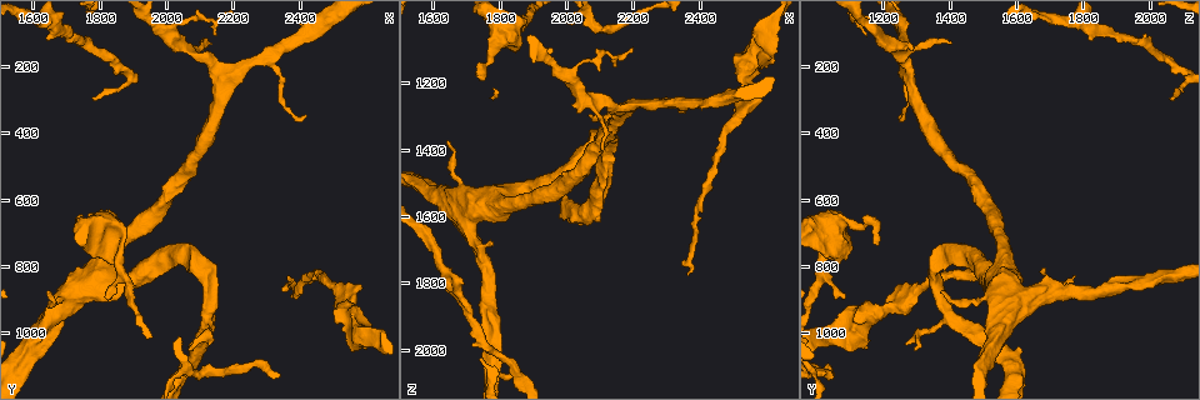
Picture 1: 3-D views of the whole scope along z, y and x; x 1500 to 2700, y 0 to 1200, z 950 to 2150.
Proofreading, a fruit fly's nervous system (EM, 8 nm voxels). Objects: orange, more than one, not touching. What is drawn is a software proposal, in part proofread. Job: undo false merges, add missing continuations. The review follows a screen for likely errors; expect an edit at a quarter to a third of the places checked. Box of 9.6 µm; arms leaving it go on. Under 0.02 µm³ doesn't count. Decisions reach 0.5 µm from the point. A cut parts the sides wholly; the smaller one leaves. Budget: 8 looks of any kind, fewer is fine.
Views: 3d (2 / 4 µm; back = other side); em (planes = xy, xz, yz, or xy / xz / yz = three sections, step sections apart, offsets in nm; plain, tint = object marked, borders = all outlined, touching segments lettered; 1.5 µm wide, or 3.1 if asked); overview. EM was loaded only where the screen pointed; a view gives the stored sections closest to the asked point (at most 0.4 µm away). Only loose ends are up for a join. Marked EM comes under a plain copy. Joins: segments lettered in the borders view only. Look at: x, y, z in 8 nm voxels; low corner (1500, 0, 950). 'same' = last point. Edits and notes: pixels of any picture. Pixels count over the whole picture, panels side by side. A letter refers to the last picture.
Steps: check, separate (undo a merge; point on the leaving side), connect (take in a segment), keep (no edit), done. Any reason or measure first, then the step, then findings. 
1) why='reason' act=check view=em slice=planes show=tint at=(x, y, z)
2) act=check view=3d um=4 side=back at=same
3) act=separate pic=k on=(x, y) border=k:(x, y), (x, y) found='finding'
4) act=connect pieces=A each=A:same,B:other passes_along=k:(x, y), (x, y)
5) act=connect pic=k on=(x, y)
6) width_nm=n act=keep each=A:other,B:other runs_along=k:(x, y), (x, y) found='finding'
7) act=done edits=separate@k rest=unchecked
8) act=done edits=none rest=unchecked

act=check view=em slice=planes show=borders at=(2420, 350, 1250)

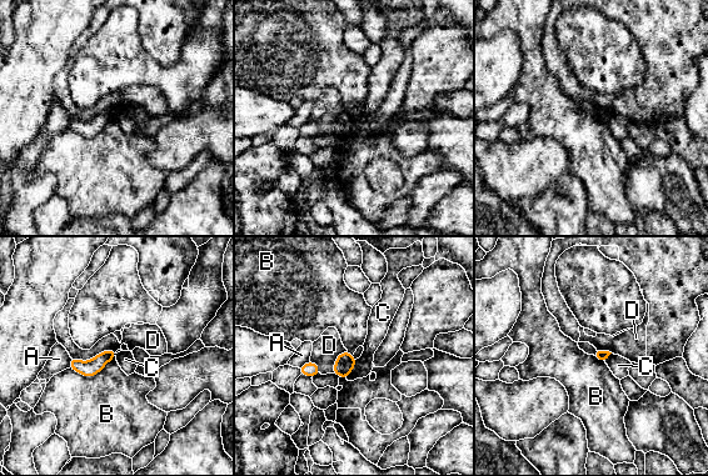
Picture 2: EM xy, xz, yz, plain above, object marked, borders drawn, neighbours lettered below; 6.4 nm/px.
act=keep each=A:other,B:other,C:other,D:other found='no lettered segment goes on from it'

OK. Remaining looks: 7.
why='branch stops here' act=check view=3d um=2 side=back at=(1820, 900, 1090)

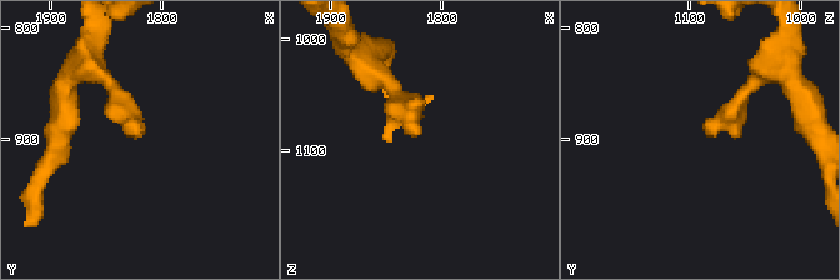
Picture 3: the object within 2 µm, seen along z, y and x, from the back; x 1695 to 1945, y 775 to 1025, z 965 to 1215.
act=check view=em slice=planes show=borders at=(1822, 892, 1086)

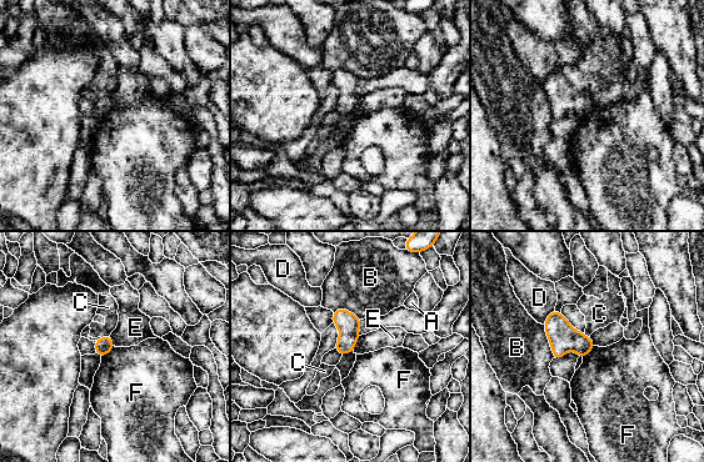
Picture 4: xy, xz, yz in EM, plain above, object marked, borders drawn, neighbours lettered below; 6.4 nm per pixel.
act=keep each=A:other,B:other,C:other,D:other,E:other,F:other border=4:(594, 346), (583, 357) found='none of them fits'

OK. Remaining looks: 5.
why='an open end' act=check view=em slice=yz step=8 show=tint at=(1790, 300, 2070)

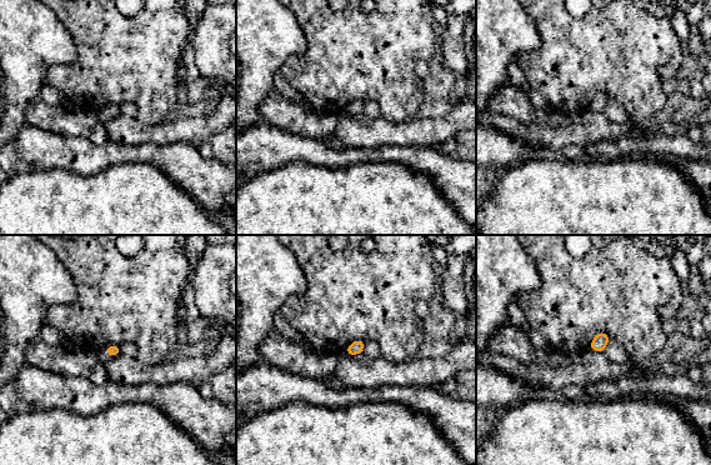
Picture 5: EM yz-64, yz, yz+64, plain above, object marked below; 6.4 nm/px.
act=check view=em slice=planes show=borders at=same

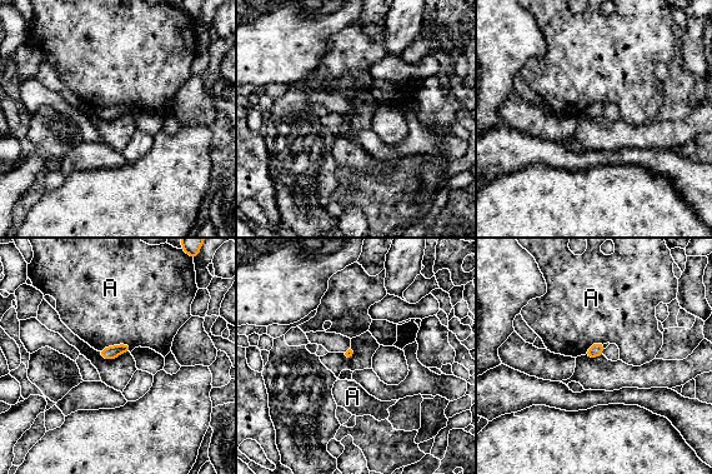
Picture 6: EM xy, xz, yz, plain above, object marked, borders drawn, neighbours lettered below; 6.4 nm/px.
longest_contact=A:220nm act=keep each=A:other border=6:(131, 345), (113, 344), (98, 350) found='none of them fits'

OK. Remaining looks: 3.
act=done edits=none rest=unchecked

